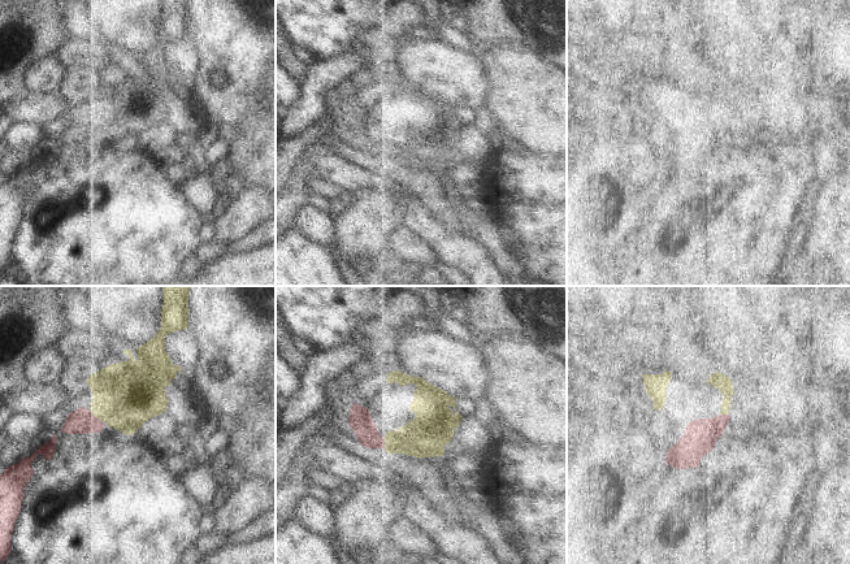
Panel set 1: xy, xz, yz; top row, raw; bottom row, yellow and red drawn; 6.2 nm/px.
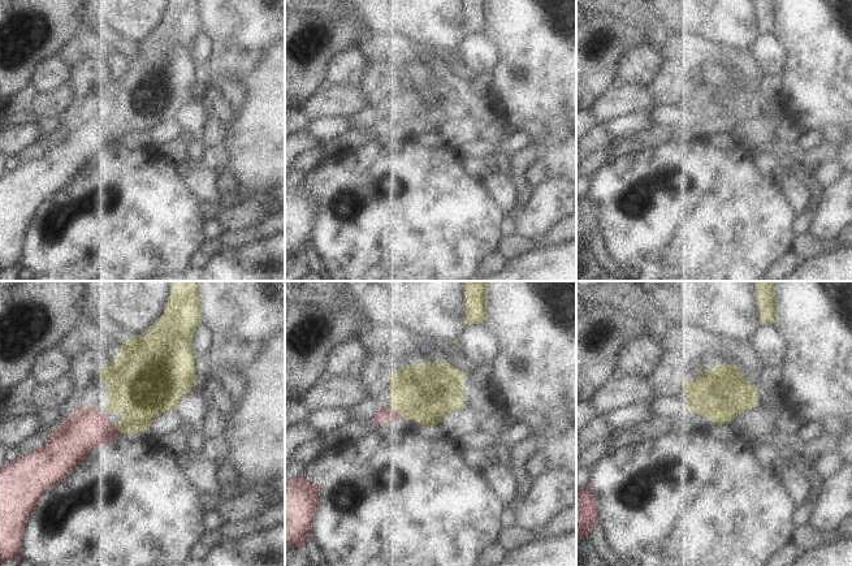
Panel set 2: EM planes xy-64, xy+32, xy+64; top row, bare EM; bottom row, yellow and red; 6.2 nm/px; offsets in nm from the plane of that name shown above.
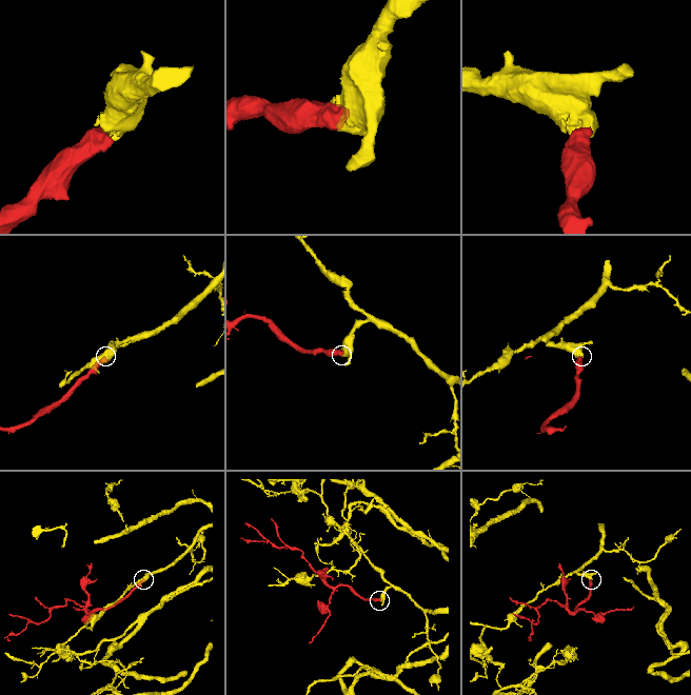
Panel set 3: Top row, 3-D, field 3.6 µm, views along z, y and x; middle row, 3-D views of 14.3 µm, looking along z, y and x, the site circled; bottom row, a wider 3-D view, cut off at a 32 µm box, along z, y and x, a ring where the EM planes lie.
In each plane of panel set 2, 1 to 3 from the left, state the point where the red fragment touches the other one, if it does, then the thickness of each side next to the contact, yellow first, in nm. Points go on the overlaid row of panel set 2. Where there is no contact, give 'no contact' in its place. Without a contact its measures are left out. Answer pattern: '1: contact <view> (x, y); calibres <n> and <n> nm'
1: contact xy-64 (117, 427); calibres 360 and 260 nm
2: contact xy+32 (397, 411); calibres 360 and 90 nm
3: no contact

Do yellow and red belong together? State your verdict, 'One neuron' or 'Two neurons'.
One neuron.

